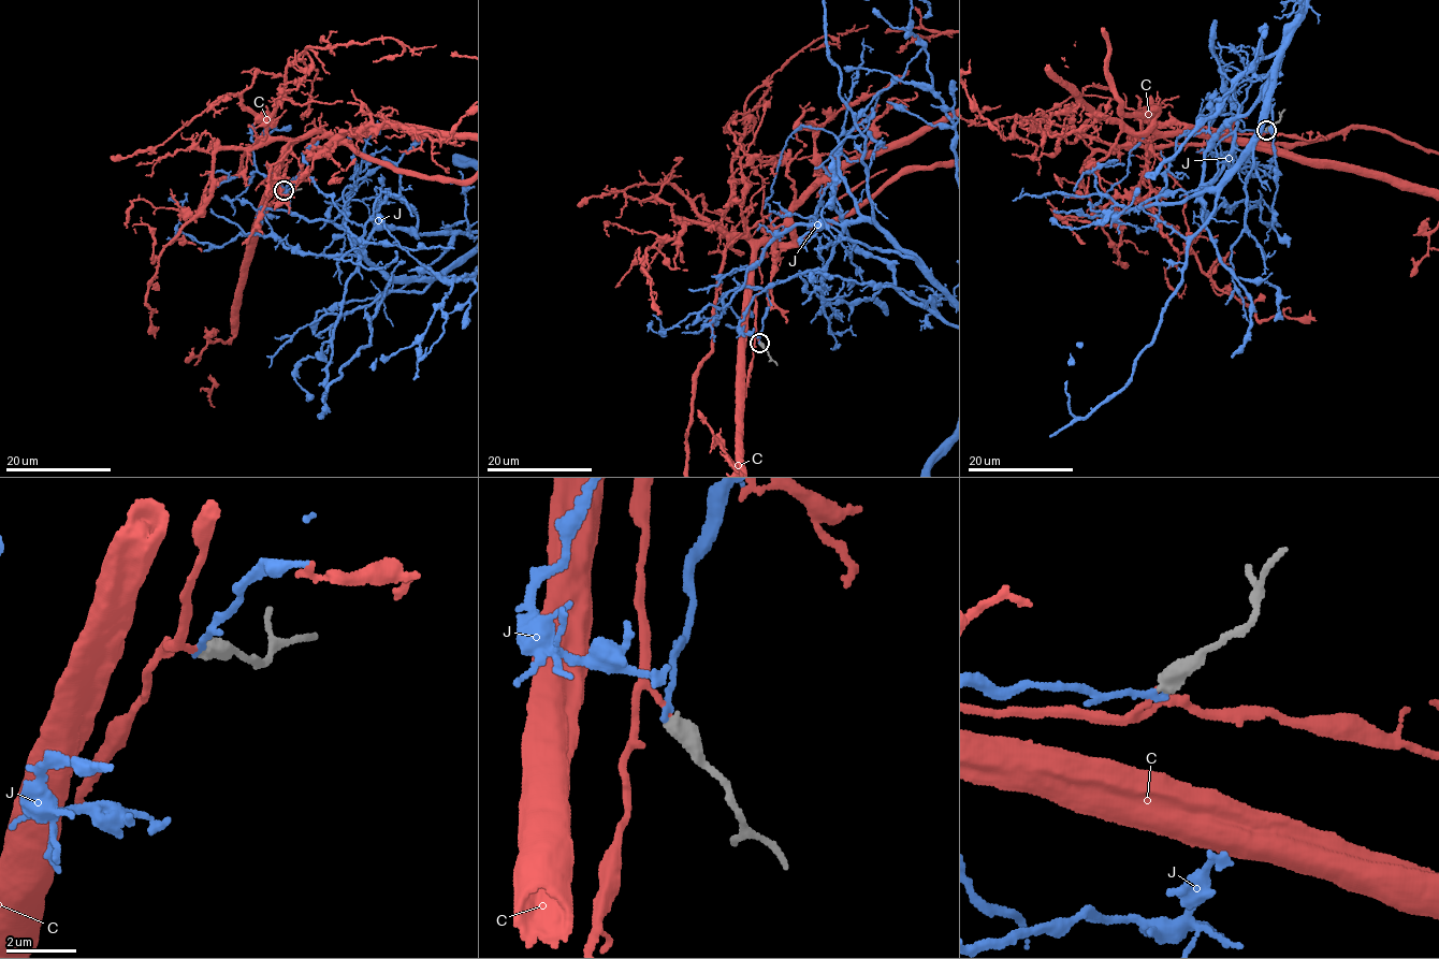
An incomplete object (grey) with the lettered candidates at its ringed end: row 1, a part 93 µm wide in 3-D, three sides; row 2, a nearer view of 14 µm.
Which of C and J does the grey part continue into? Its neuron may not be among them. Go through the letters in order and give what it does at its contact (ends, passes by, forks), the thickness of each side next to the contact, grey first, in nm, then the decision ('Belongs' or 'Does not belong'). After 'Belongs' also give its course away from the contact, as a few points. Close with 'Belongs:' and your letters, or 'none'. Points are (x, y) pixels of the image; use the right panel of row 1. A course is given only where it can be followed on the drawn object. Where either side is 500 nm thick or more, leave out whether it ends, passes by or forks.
C: Thickness 500 nm (grey) against 150 nm. Belongs
J: Thickness 500 nm (grey) against 180 nm. Does not belong
Belongs: C

